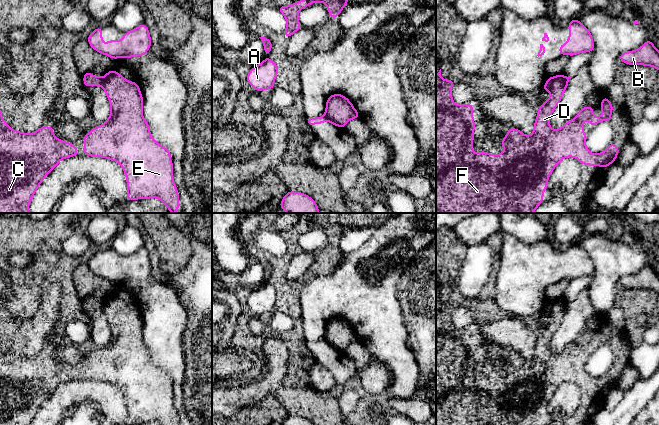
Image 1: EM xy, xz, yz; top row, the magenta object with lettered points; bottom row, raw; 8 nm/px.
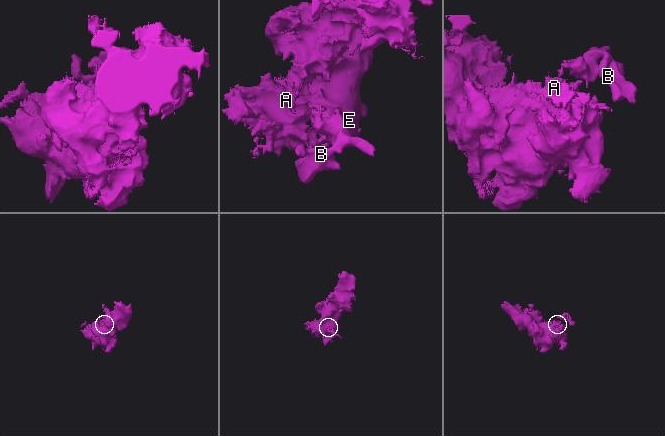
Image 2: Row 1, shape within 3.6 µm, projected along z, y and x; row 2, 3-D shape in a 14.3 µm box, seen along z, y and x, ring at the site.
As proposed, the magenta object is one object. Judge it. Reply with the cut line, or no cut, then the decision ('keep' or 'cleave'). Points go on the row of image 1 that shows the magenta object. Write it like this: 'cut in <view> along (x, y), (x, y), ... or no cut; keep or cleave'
cut in xy along (104, 77), (102, 86); cleave

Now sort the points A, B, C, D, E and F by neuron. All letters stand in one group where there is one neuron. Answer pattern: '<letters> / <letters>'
A C D E F / B

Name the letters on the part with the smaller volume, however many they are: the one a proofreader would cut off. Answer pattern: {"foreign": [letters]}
{"foreign": ["B"]}

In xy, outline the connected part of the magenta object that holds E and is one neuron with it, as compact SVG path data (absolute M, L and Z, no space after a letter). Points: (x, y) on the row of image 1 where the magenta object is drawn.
M111 70L104 77L103 89L109 99L111 113L104 124L84 135L84 156L99 156L119 163L128 185L126 200L159 198L172 213L176 213L180 199L173 181L171 153L150 135L149 125L142 115L143 98L139 85Z

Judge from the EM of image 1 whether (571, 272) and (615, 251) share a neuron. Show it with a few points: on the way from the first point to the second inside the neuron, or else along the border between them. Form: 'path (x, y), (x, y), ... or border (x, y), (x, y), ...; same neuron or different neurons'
border (578, 244), (588, 254), (592, 262), (593, 275); different neurons

